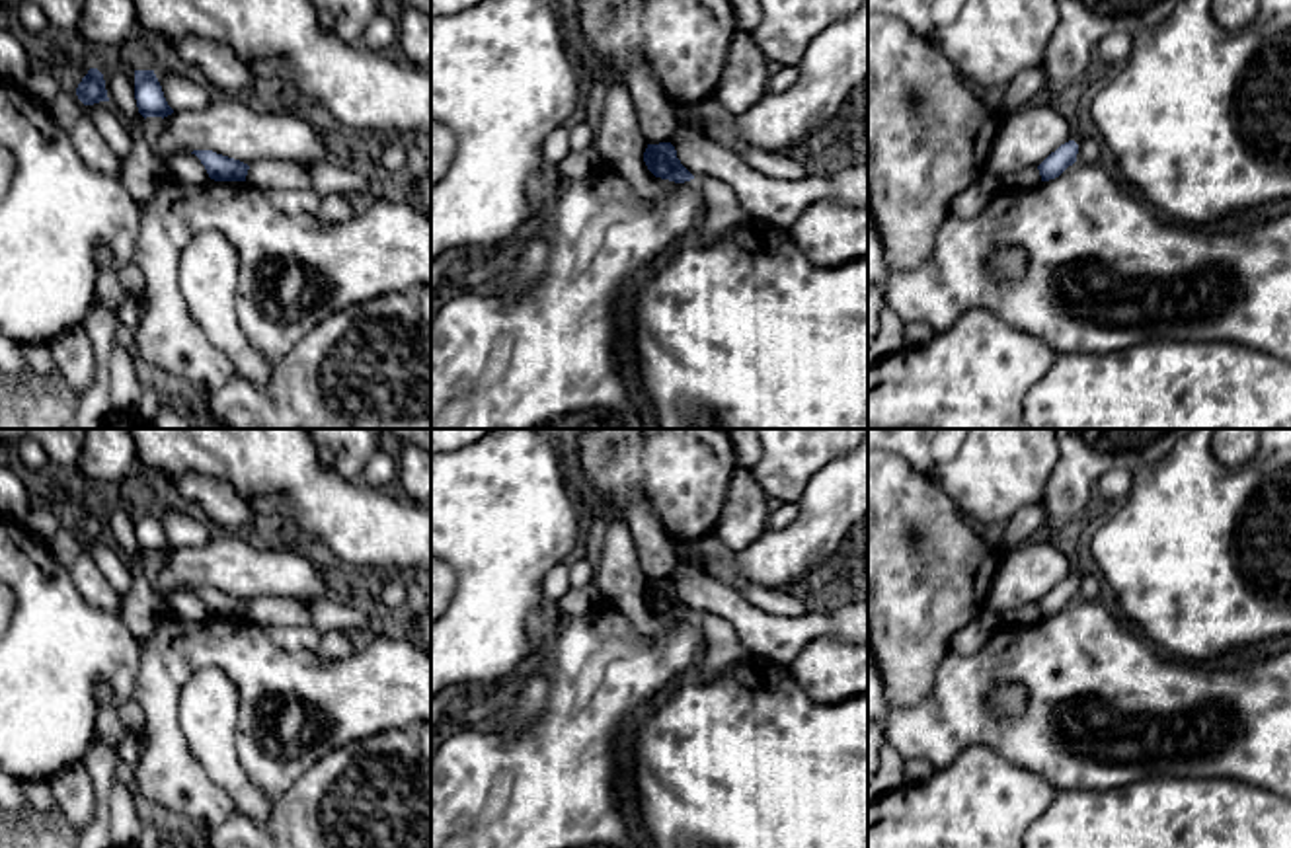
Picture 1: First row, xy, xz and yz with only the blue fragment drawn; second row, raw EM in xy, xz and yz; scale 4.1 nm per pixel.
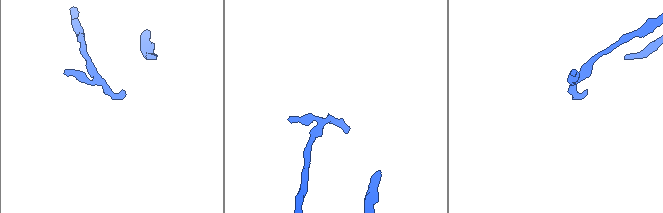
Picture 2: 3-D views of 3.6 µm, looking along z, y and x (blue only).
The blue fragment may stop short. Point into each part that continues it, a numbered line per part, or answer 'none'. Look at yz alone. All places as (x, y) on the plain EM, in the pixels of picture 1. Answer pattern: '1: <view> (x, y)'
none

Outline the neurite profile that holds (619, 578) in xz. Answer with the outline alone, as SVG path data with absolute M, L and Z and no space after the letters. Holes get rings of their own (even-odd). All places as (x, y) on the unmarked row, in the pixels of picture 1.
M610 519L601 559L595 563L595 579L601 598L620 610L644 636L661 636L665 622L646 598L647 577L638 563L638 552L630 528L620 519Z

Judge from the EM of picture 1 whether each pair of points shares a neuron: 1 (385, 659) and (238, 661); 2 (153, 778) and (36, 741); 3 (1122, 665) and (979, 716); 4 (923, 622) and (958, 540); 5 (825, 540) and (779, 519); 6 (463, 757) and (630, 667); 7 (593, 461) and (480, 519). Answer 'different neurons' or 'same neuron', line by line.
1: same neuron
2: different neurons
3: same neuron
4: same neuron
5: different neurons
6: same neuron
7: different neurons

